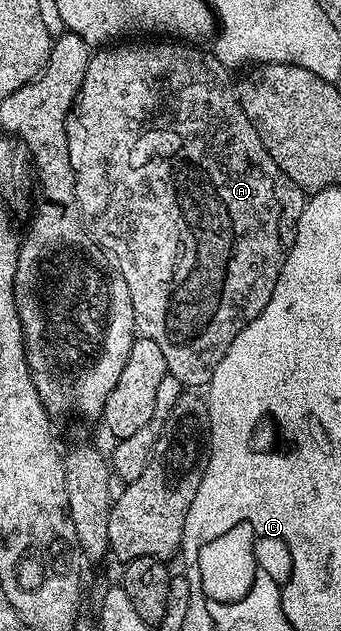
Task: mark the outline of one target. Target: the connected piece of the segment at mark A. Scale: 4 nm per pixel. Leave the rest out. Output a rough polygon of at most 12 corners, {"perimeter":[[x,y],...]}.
{"perimeter":[[93,54],[91,242],[200,389],[270,301],[278,172],[229,68]]}

